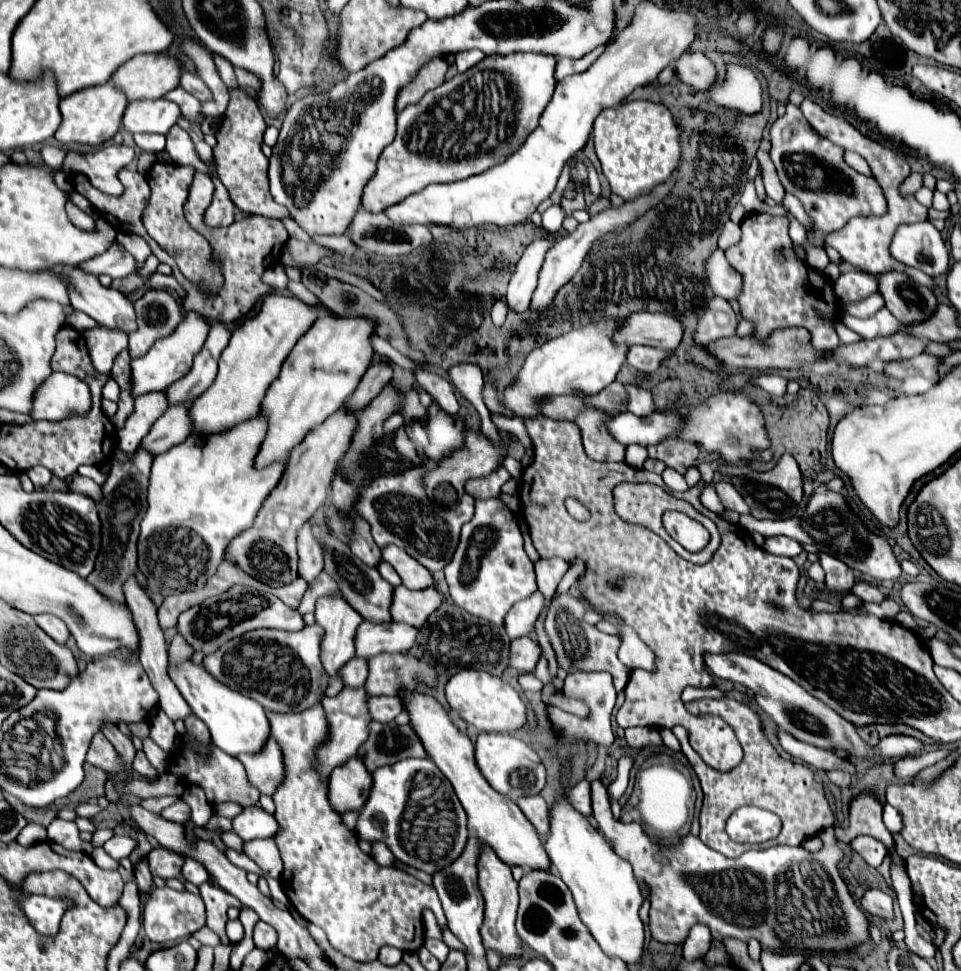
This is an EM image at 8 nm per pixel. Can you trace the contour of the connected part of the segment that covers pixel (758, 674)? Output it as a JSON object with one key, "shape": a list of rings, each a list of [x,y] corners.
{"shape":[[[728,652],[728,654],[706,654],[704,664],[708,670],[712,670],[712,676],[730,680],[734,684],[742,684],[750,690],[754,690],[758,706],[782,728],[784,732],[792,734],[794,738],[808,742],[818,748],[834,748],[834,750],[846,750],[850,756],[864,756],[864,758],[874,758],[874,760],[892,760],[896,756],[906,756],[906,754],[916,754],[920,752],[922,744],[916,738],[910,736],[886,736],[880,740],[876,748],[870,748],[864,744],[864,740],[858,736],[856,728],[846,722],[842,716],[838,716],[832,708],[826,708],[824,702],[816,700],[810,696],[802,686],[792,682],[788,676],[780,674],[778,670],[770,668],[768,664],[742,654],[742,652]]]}

